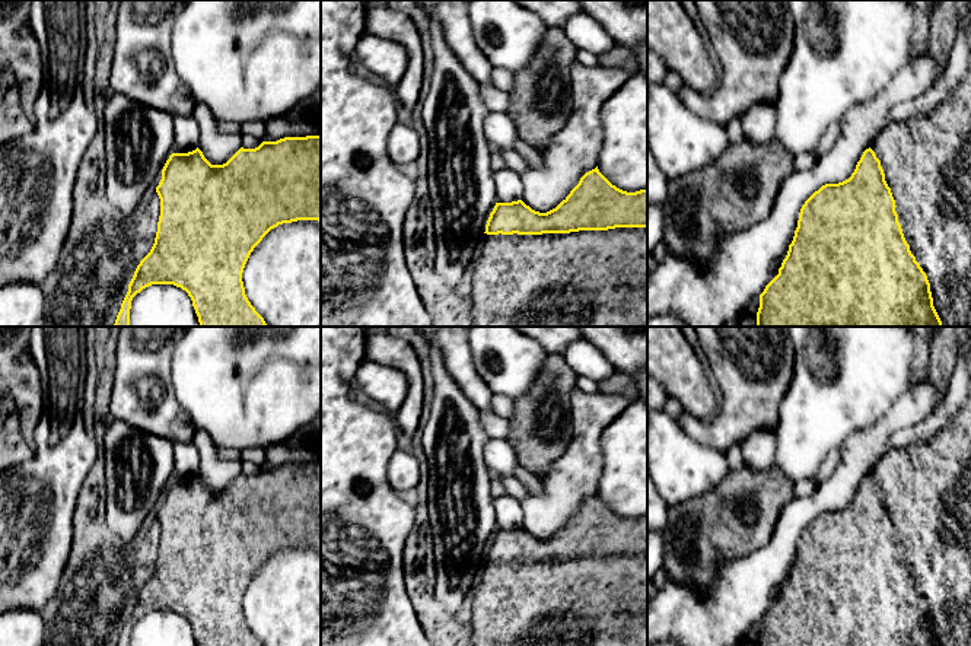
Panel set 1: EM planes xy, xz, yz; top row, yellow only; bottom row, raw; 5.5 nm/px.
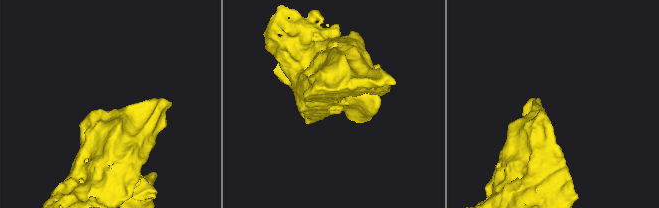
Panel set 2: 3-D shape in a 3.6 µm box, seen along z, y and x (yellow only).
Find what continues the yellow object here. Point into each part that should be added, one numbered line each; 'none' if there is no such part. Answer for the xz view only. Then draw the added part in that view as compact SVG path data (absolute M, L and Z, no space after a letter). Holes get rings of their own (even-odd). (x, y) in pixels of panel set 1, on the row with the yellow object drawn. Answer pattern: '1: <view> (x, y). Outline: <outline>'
1: xz (591, 277). Outline: M647 227L484 233L469 270L472 327L647 327Z

